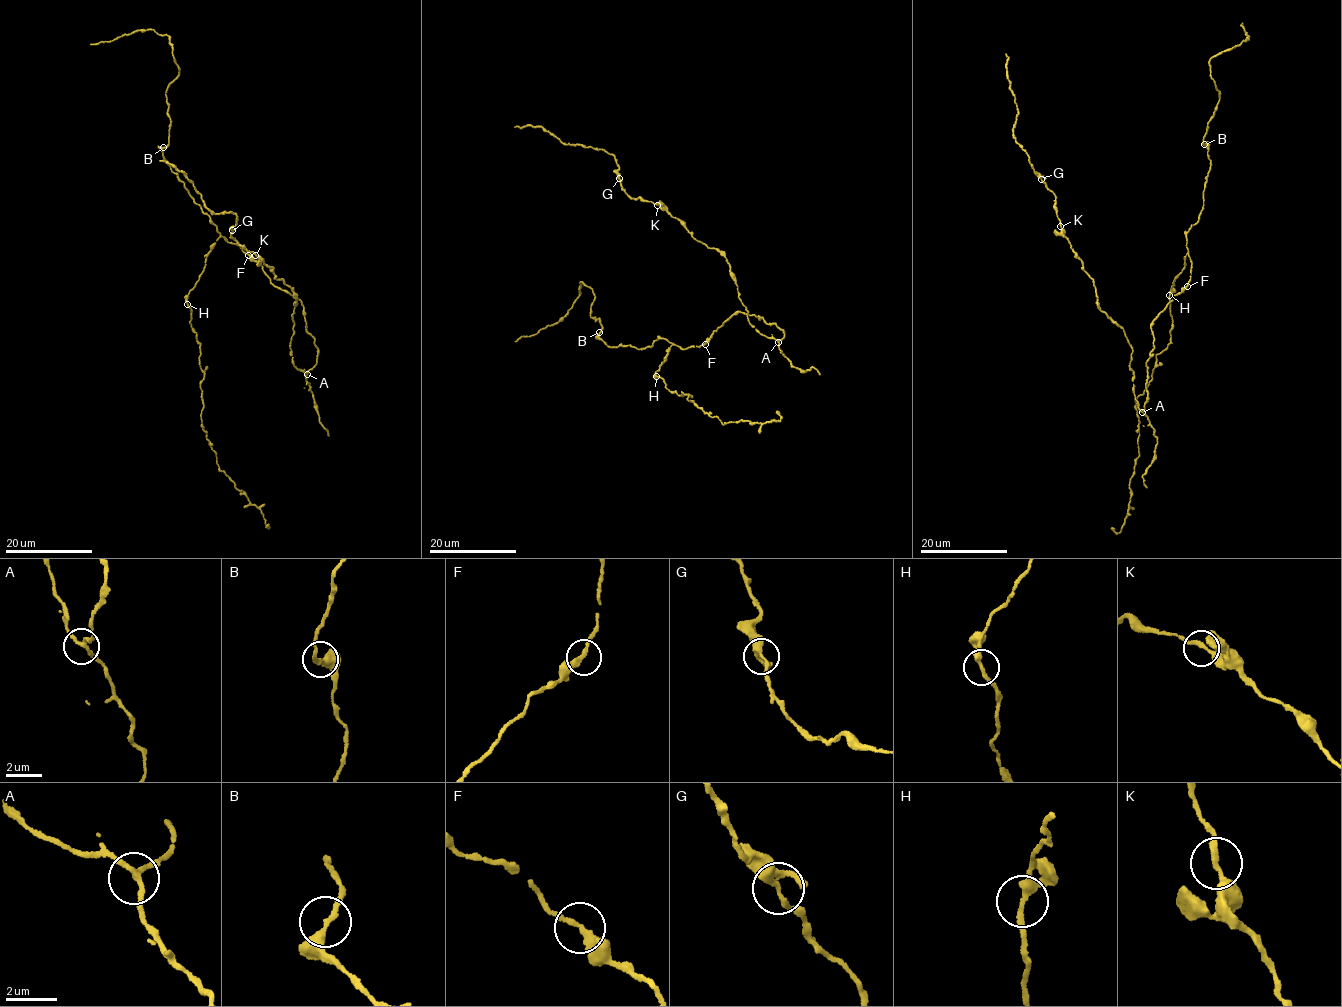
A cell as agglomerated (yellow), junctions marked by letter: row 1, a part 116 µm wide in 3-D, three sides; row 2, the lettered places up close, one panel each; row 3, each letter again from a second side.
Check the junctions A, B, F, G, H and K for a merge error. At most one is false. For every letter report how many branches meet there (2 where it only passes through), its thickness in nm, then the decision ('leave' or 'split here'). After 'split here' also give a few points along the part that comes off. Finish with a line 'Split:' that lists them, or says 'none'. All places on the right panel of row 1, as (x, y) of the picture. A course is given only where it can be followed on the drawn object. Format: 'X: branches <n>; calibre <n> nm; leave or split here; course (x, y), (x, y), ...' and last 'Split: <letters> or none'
A: branches 3; calibre 180 nm; leave
B: branches 2; calibre 280 nm; leave
F: branches 2; calibre 280 nm; leave
G: branches 3; calibre 280 nm; leave
H: branches 2; calibre 280 nm; leave
K: branches 2; calibre 240 nm; leave
Split: none

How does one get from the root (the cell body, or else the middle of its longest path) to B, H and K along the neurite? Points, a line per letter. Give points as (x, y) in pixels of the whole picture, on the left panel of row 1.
B: (305, 319), (302, 302), (275, 286), (259, 263), (220, 235), (163, 158), (163, 147)
H: (305, 319), (302, 302), (275, 286), (259, 263), (221, 236), (206, 257), (187, 304)
K: (305, 319), (317, 348), (317, 363), (306, 372), (294, 366), (290, 348), (297, 304), (293, 290), (255, 255)

